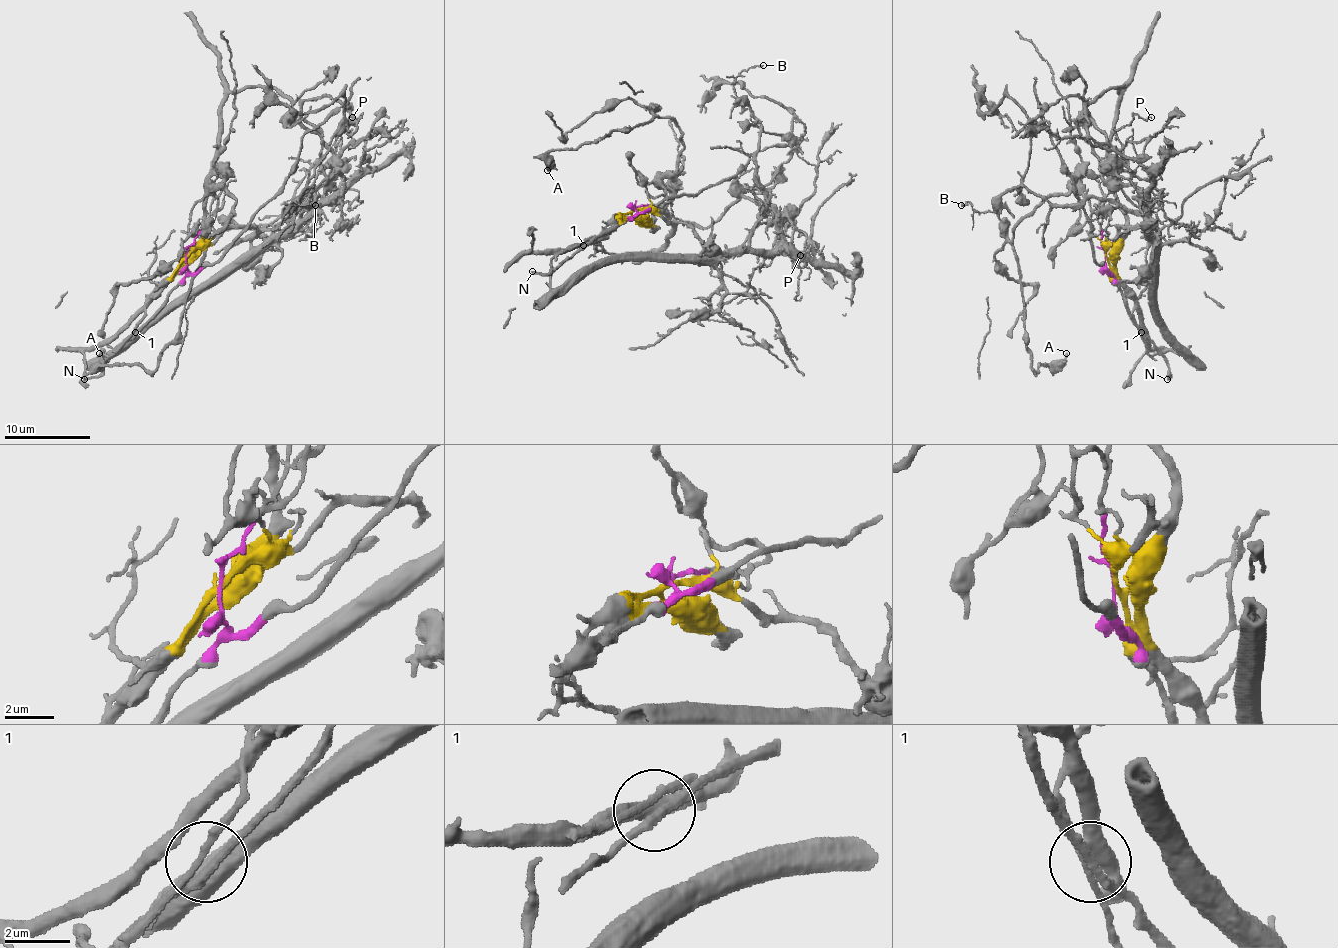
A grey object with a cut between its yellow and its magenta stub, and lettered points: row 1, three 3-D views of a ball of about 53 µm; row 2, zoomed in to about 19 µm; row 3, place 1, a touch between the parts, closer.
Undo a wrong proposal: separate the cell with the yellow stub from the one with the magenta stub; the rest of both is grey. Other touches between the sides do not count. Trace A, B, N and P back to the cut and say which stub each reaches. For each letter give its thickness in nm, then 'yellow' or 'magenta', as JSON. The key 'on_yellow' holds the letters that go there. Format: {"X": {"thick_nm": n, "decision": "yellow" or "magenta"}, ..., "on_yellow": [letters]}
{"A": {"thick_nm": 200, "decision": "yellow"}, "B": {"thick_nm": 140, "decision": "yellow"}, "N": {"thick_nm": 190, "decision": "magenta"}, "P": {"thick_nm": 140, "decision": "yellow"}, "on_yellow": ["A", "B", "P"]}

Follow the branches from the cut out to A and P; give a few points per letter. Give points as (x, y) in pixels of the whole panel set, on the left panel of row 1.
A: (187, 257), (214, 220), (217, 190), (230, 194), (234, 214), (206, 246), (180, 334), (154, 368), (99, 353)
P: (187, 257), (238, 227), (253, 227), (257, 233), (272, 231), (352, 139), (350, 130), (360, 117), (352, 117)

